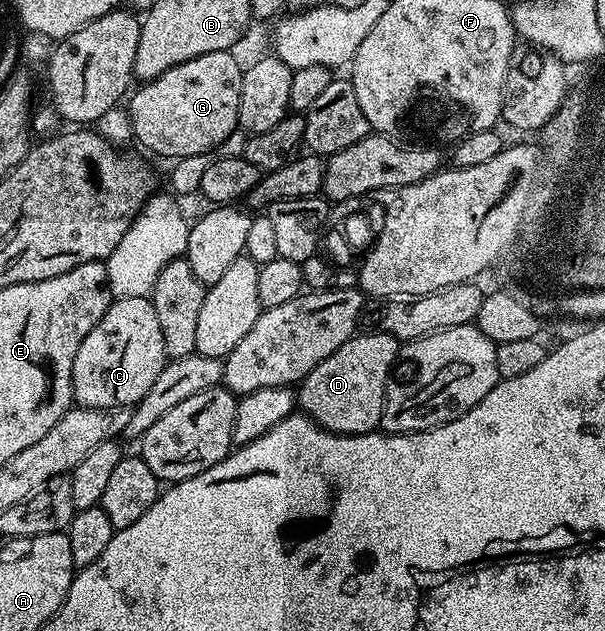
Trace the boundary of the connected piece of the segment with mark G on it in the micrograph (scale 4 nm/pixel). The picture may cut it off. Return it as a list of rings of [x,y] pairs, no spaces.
[[[230,51],[197,55],[197,59],[189,59],[185,63],[177,63],[177,67],[169,67],[169,71],[157,75],[157,79],[140,84],[140,89],[136,88],[126,102],[125,108],[131,116],[134,140],[139,140],[149,152],[156,153],[159,157],[171,157],[170,159],[218,150],[223,141],[239,129],[242,78],[243,71],[239,69]]]

